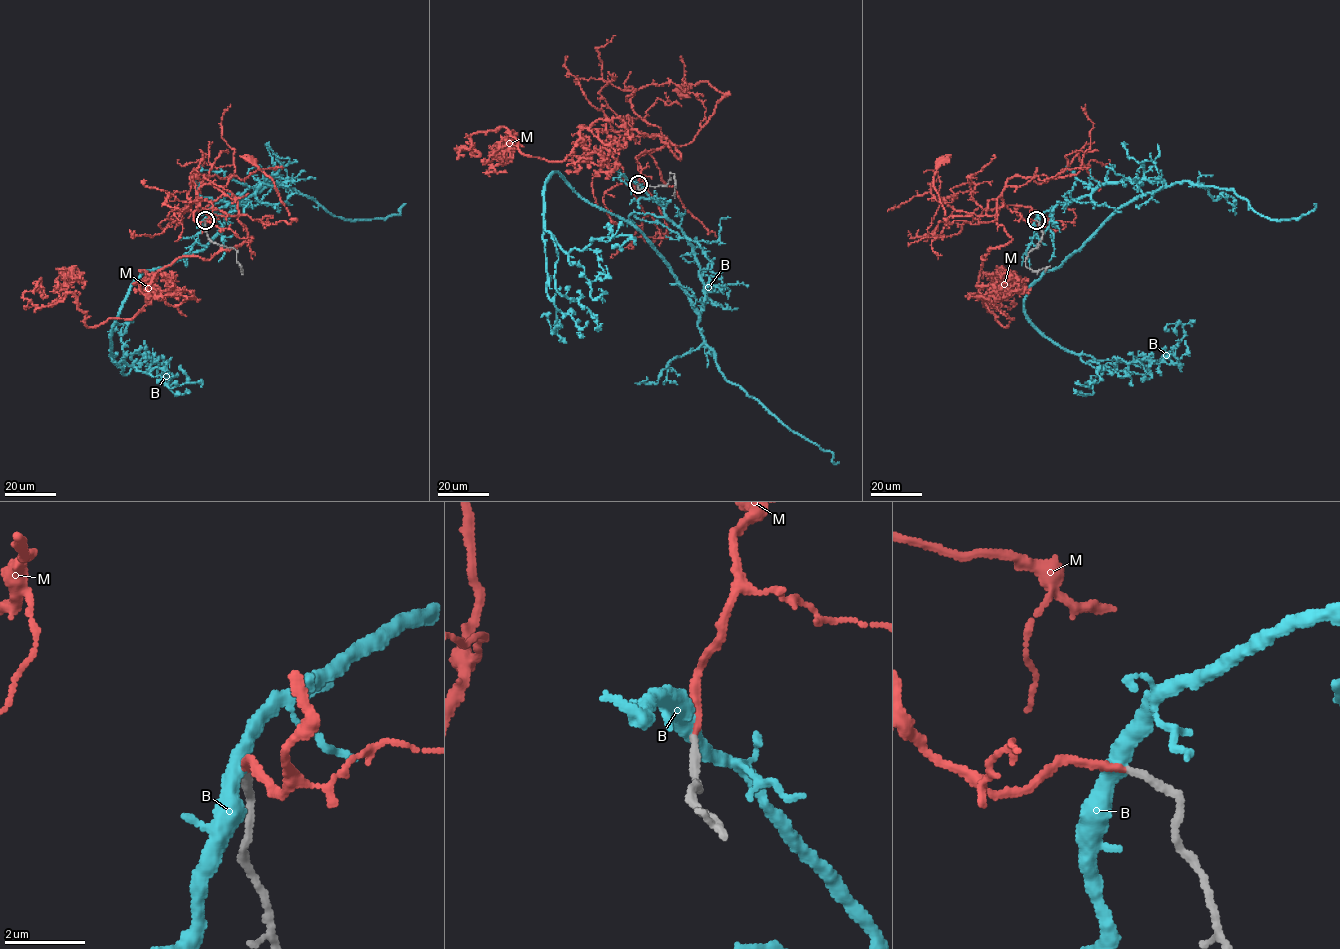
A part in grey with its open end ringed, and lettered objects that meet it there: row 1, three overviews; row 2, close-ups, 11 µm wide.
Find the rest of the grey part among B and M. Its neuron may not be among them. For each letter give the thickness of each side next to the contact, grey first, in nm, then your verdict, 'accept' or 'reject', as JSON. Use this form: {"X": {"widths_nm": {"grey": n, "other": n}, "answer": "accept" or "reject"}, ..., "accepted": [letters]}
{"B": {"widths_nm": {"grey": 190, "other": 420}, "answer": "reject"}, "M": {"widths_nm": {"grey": 190, "other": 170}, "answer": "accept"}, "accepted": ["M"]}

